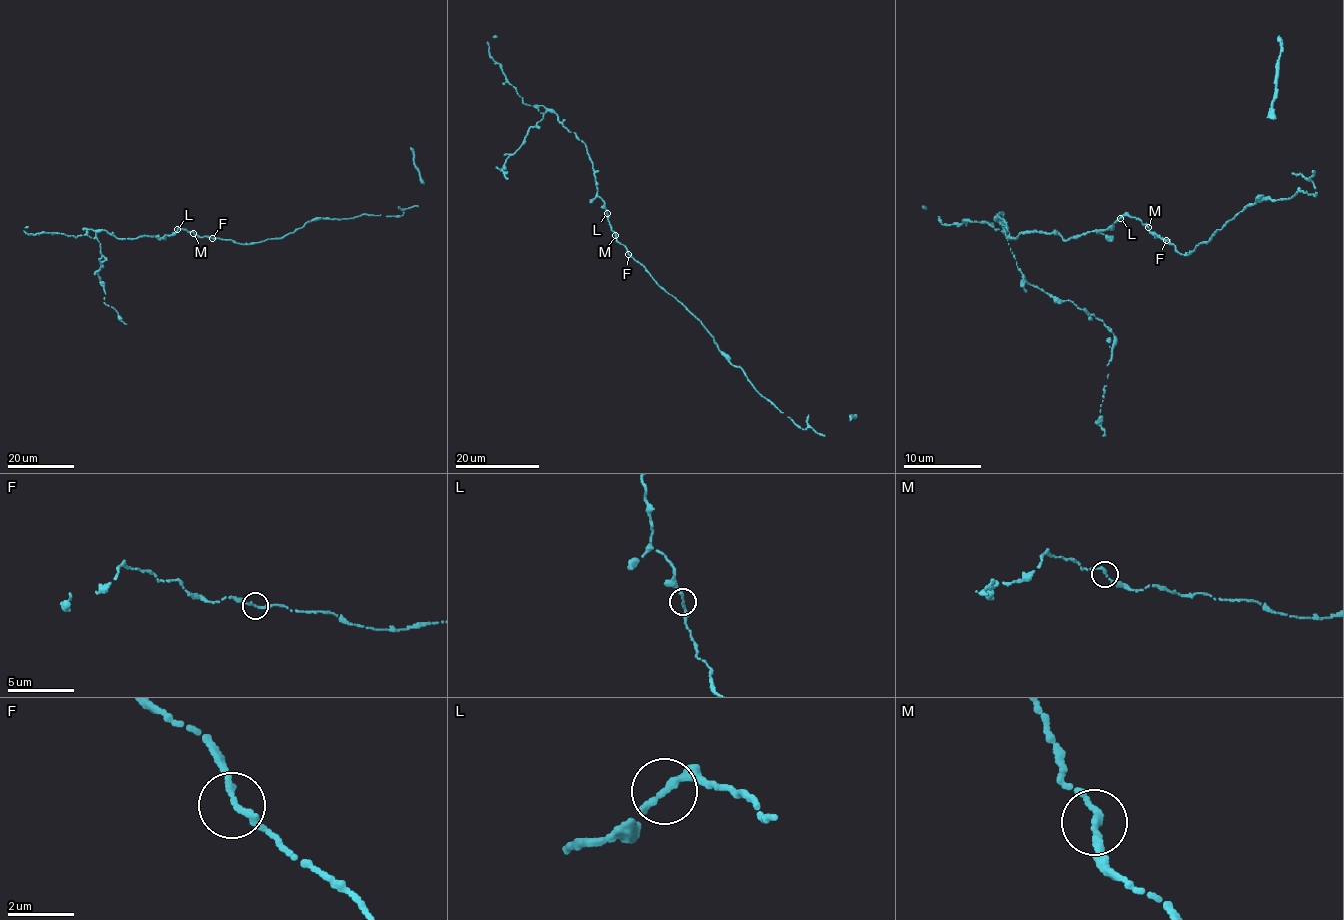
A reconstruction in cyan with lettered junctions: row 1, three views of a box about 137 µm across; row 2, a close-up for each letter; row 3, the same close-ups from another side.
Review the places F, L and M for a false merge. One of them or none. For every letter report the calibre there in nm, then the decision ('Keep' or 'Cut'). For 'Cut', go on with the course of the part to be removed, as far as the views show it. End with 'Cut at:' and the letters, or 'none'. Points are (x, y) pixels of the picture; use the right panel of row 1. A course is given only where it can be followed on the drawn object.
F: Thickness 200 nm. Keep
L: Thickness 220 nm. Keep
M: Thickness 200 nm. Keep
Cut at: none

